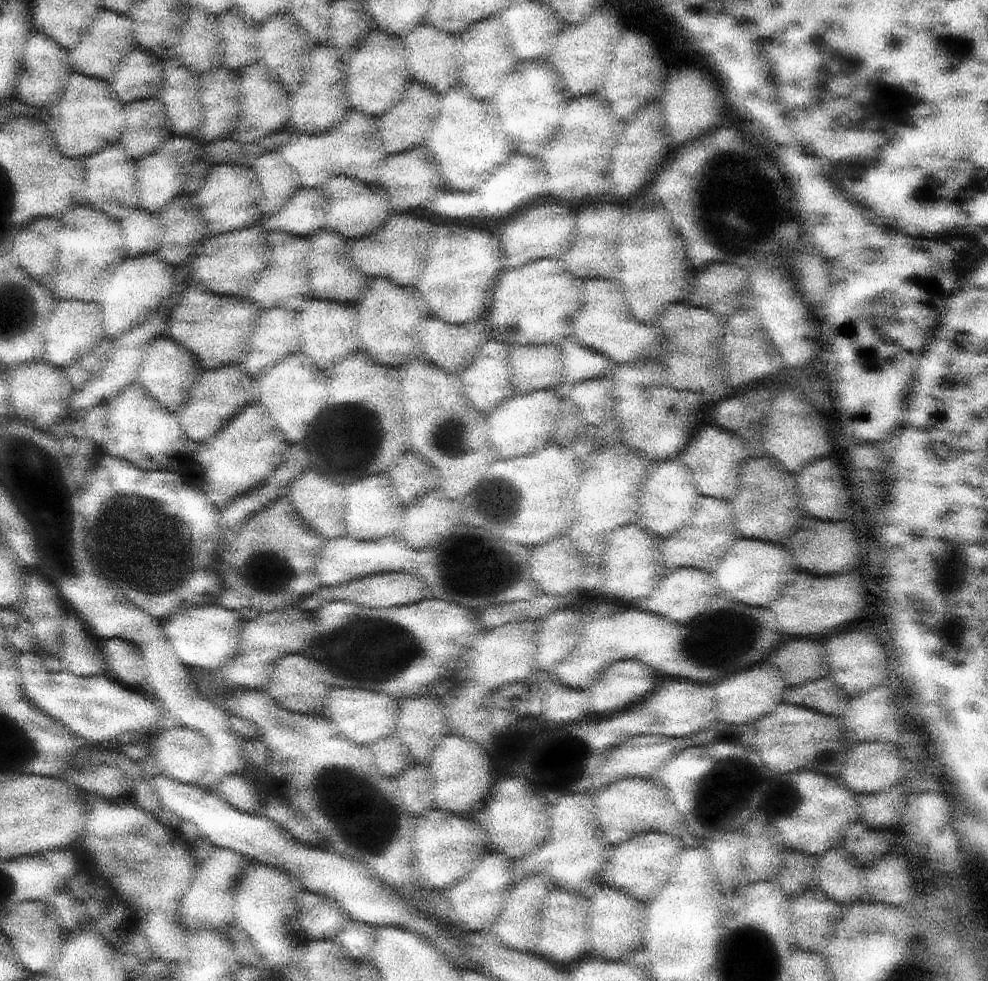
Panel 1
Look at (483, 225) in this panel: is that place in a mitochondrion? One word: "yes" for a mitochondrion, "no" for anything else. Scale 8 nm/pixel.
no

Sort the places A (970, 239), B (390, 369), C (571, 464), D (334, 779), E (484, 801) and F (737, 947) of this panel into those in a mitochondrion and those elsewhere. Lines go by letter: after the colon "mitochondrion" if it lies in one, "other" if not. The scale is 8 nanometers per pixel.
A: other
B: other
C: other
D: mitochondrion
E: other
F: mitochondrion

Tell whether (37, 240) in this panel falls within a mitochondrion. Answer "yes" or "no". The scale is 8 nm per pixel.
no

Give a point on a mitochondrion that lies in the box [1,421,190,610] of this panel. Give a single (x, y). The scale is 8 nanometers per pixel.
(33, 467)

